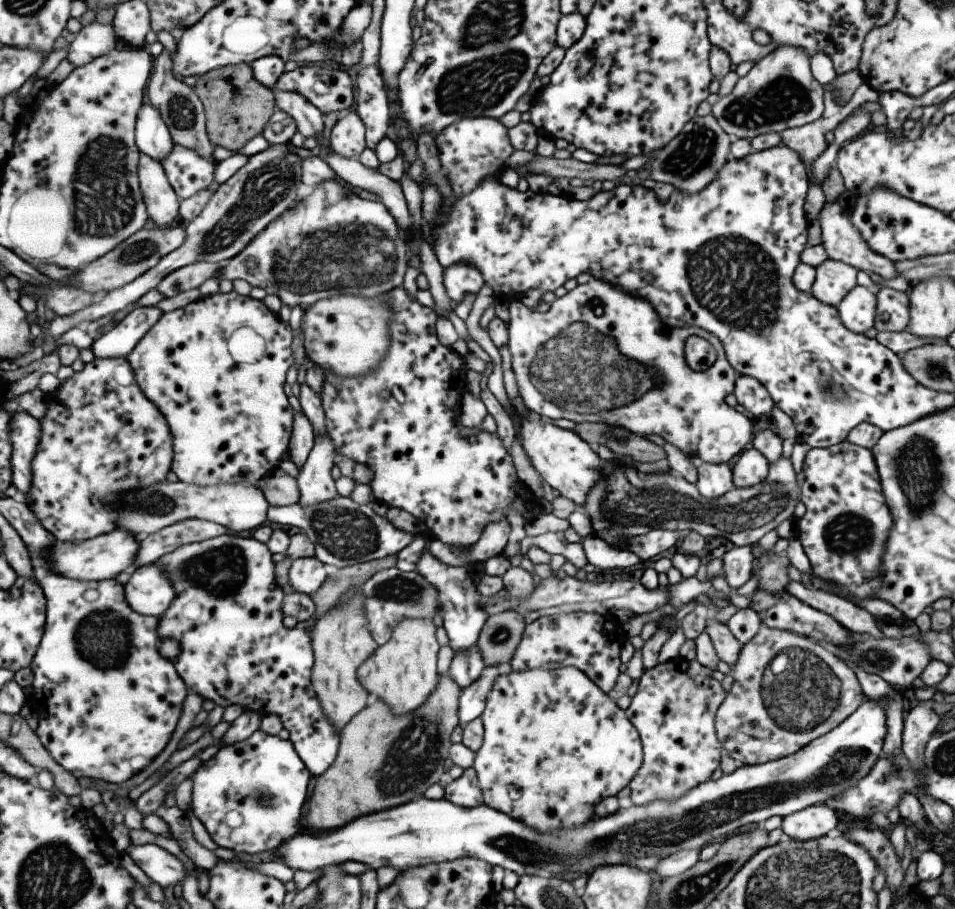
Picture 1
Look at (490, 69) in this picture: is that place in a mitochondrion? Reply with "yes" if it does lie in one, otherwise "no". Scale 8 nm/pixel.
yes

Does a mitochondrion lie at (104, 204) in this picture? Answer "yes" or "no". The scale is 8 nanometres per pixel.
yes

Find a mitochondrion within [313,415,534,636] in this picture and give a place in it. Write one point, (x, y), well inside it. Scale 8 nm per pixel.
(397, 591)

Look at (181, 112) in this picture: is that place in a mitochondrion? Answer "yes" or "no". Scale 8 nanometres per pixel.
yes

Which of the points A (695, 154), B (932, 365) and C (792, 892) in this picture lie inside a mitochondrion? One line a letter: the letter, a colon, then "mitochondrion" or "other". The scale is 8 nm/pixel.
A: mitochondrion
B: mitochondrion
C: mitochondrion

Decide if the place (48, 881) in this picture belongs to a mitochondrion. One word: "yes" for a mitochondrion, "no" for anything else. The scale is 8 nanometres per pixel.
yes

